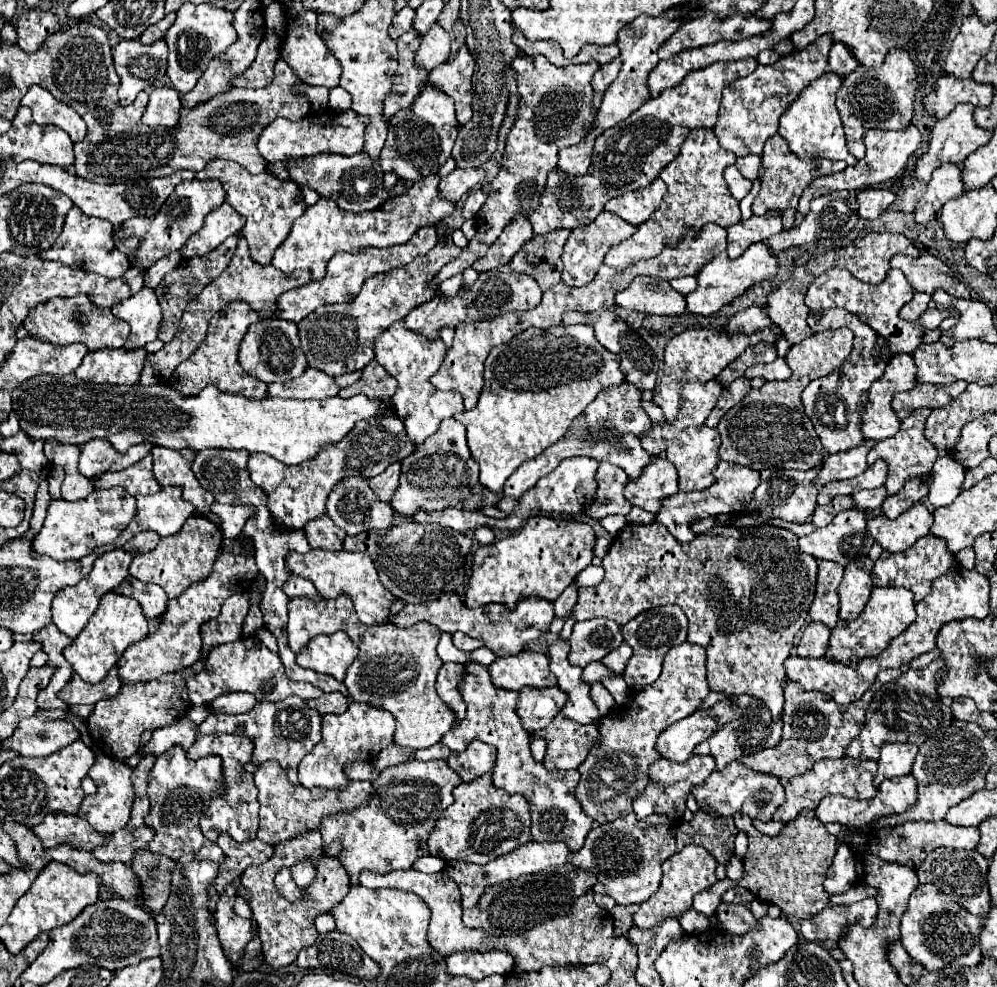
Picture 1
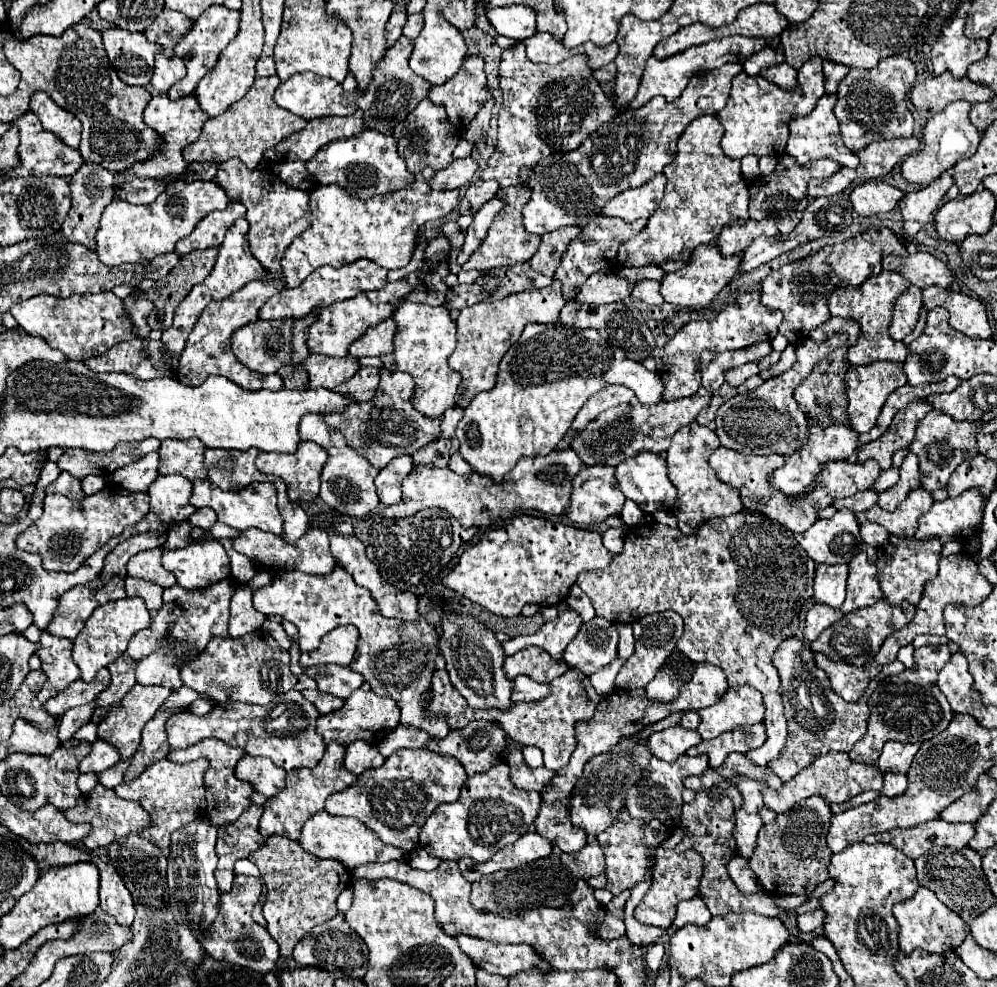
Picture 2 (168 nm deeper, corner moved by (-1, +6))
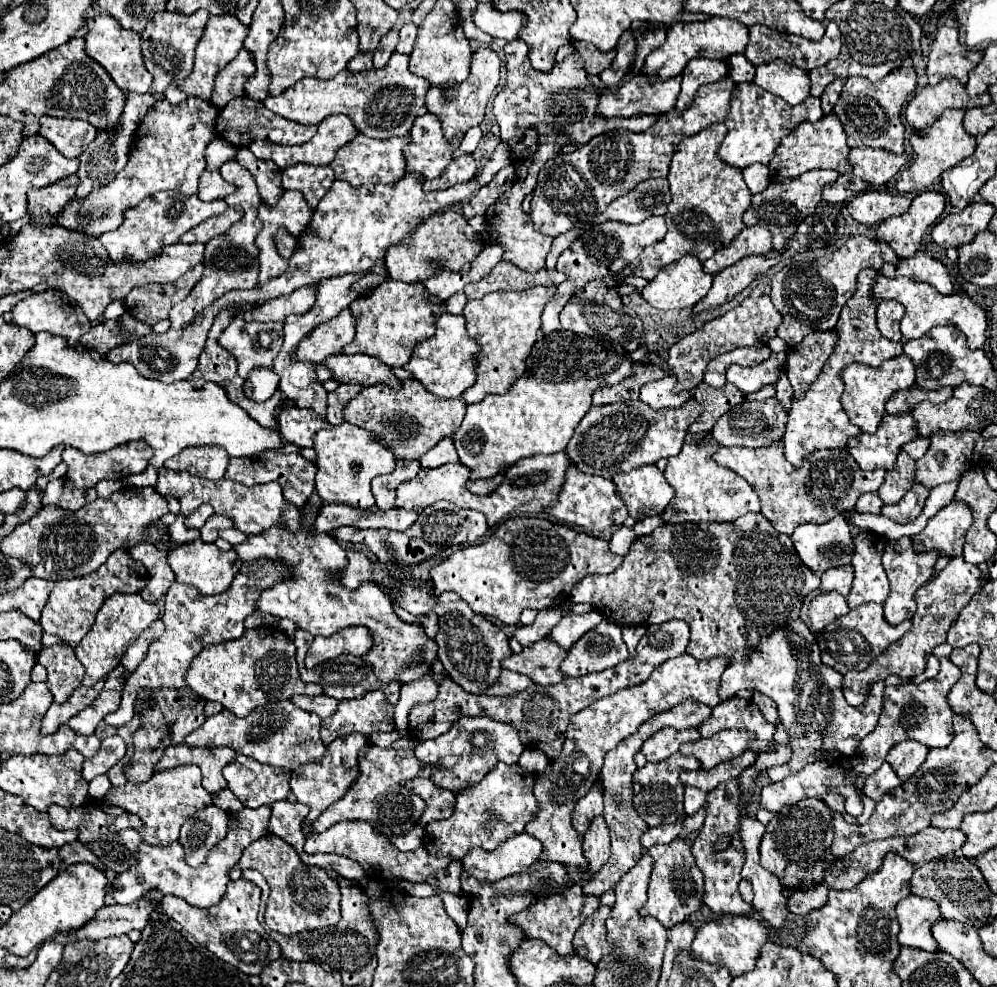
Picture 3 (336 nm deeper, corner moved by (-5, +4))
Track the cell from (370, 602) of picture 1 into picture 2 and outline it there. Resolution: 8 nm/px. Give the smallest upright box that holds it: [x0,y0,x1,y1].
[230,527,338,577]

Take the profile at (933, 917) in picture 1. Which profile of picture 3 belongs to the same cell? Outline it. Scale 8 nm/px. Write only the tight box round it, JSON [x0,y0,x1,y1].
[896,895,942,951]

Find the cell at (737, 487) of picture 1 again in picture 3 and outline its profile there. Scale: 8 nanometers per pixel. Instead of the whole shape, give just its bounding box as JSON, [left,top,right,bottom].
[713,441,886,535]

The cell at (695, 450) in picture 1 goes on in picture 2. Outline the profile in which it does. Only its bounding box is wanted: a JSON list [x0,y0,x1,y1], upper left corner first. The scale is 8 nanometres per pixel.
[668,423,742,535]

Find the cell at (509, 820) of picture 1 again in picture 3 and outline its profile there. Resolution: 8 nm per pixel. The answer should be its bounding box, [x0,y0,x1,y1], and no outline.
[424,763,538,859]

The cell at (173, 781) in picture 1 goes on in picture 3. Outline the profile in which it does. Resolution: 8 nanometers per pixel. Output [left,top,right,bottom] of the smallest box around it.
[90,765,212,847]

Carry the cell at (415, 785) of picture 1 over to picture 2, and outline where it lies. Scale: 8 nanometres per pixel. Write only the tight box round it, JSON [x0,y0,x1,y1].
[326,749,464,853]

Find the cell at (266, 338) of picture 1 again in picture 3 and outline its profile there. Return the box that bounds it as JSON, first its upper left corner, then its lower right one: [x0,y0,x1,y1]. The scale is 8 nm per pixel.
[218,315,284,375]

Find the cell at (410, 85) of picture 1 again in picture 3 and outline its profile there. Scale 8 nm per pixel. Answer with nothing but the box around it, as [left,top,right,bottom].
[264,51,430,139]

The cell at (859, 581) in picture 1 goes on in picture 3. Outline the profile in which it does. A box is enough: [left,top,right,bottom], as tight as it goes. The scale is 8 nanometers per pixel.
[846,531,888,609]

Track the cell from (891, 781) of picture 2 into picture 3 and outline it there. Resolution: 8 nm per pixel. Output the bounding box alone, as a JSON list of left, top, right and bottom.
[862,763,902,803]

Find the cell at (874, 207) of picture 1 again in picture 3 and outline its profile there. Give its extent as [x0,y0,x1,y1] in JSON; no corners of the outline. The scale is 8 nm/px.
[848,191,910,225]

